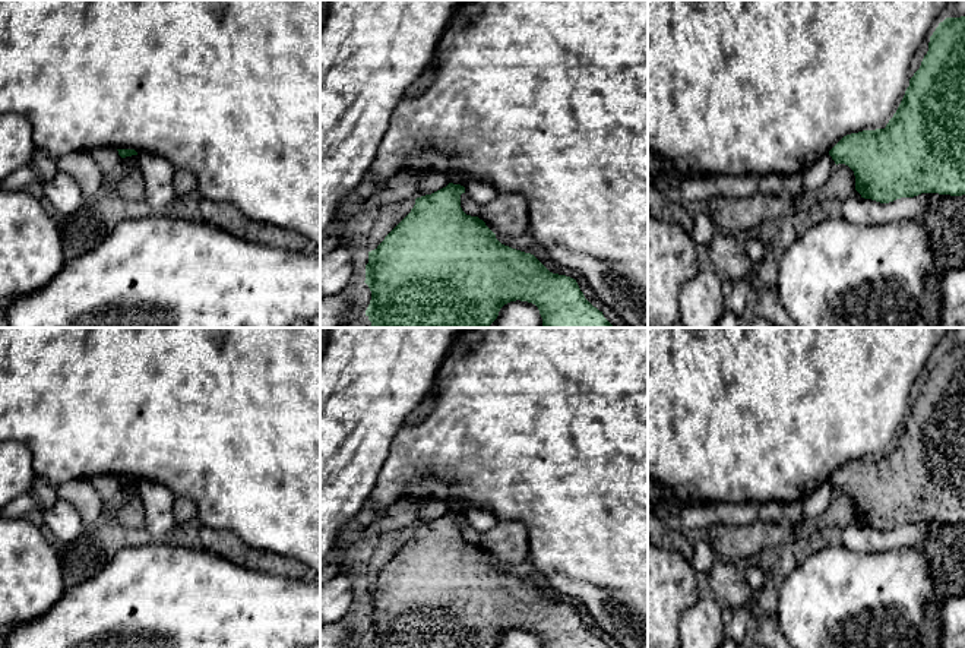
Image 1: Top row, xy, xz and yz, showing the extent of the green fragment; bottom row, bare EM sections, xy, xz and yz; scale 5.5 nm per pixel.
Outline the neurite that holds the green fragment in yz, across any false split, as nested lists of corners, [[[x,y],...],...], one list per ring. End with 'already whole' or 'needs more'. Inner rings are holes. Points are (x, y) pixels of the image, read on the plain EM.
[[[965,344],[939,351],[886,455],[847,462],[829,483],[854,499],[864,527],[889,531],[921,521],[965,522]]]; already whole

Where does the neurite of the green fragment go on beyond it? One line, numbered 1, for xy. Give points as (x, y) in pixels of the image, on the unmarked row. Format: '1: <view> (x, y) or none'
1: none

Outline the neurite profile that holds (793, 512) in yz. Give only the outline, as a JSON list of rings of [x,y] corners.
[[[803,500],[782,503],[782,515],[785,527],[794,528],[803,518]]]

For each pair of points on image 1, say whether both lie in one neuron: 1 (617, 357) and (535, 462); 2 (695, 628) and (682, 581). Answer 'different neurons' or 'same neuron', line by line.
1: same neuron
2: different neurons

